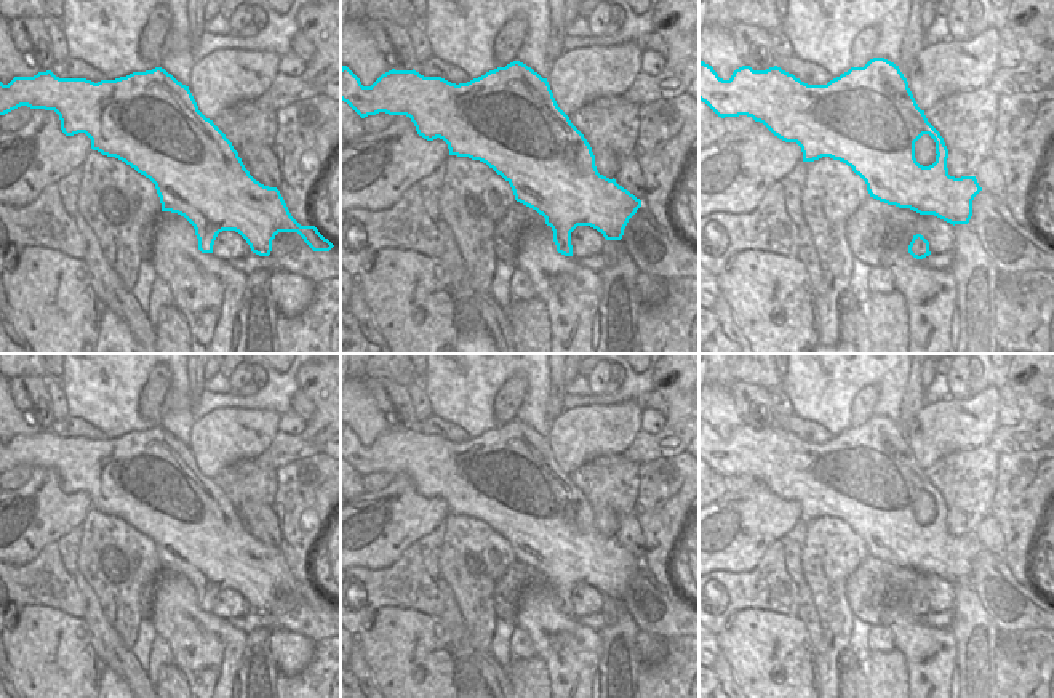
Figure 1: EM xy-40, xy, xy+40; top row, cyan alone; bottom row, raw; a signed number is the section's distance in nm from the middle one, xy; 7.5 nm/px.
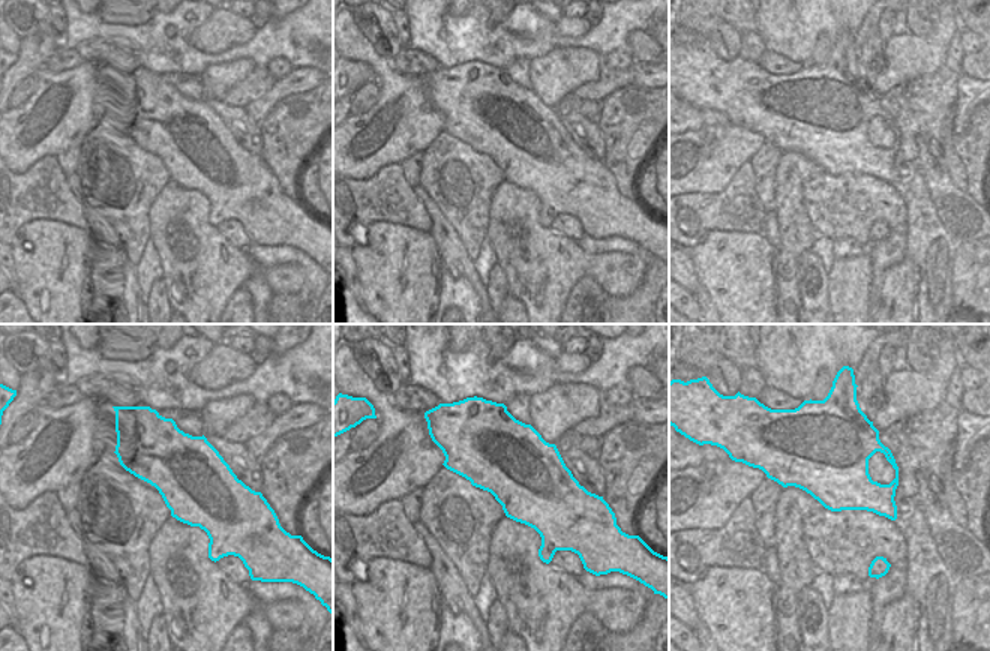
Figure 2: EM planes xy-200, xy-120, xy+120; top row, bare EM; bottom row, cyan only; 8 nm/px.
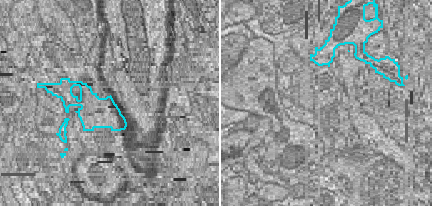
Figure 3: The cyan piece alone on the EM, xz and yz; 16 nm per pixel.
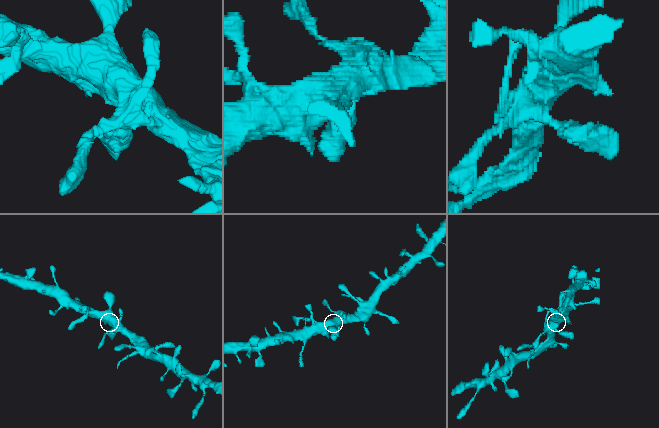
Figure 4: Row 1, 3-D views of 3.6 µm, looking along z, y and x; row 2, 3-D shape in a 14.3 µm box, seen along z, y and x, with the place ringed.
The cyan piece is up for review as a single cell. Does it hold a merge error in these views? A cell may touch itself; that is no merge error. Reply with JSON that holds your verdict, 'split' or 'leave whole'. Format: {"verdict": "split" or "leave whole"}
{"verdict": "leave whole"}

